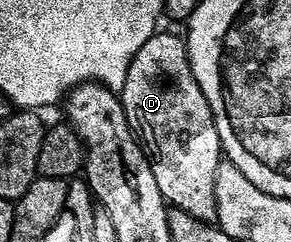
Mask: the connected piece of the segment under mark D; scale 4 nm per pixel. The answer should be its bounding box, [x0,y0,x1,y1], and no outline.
[120,32,224,223]

